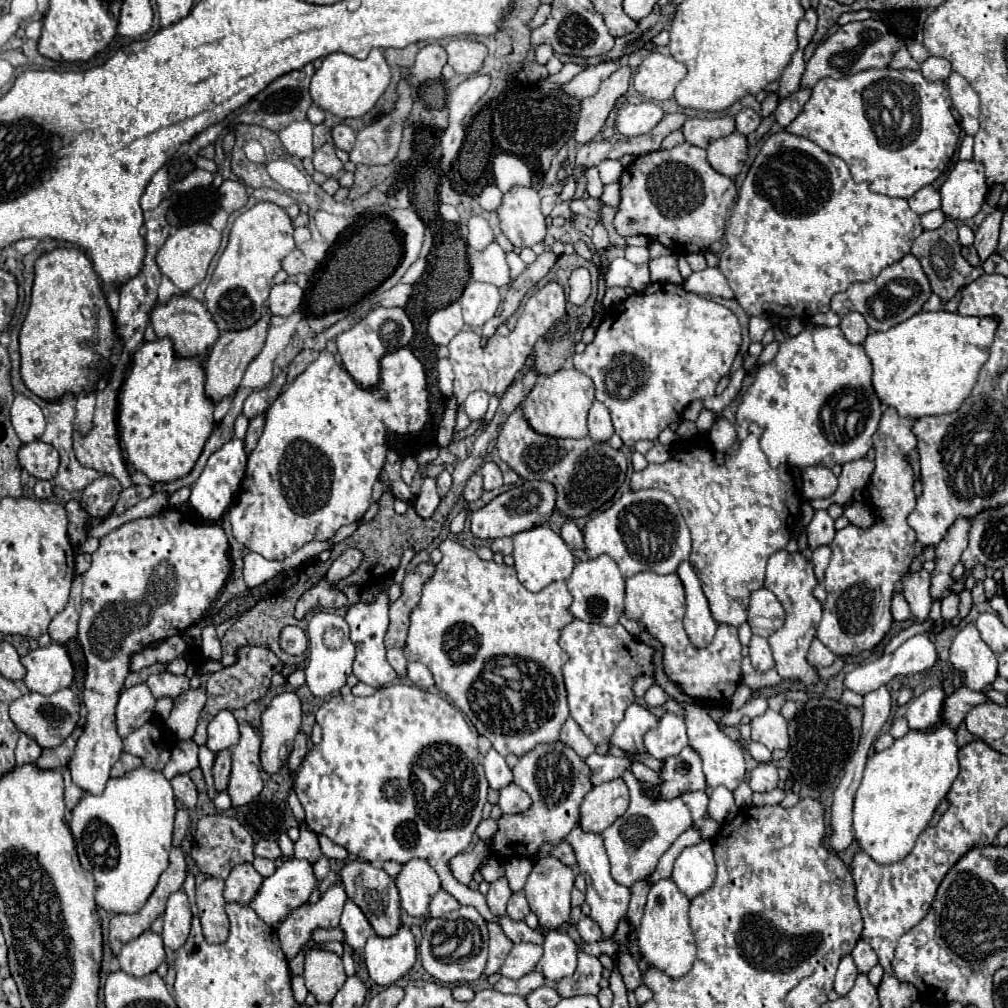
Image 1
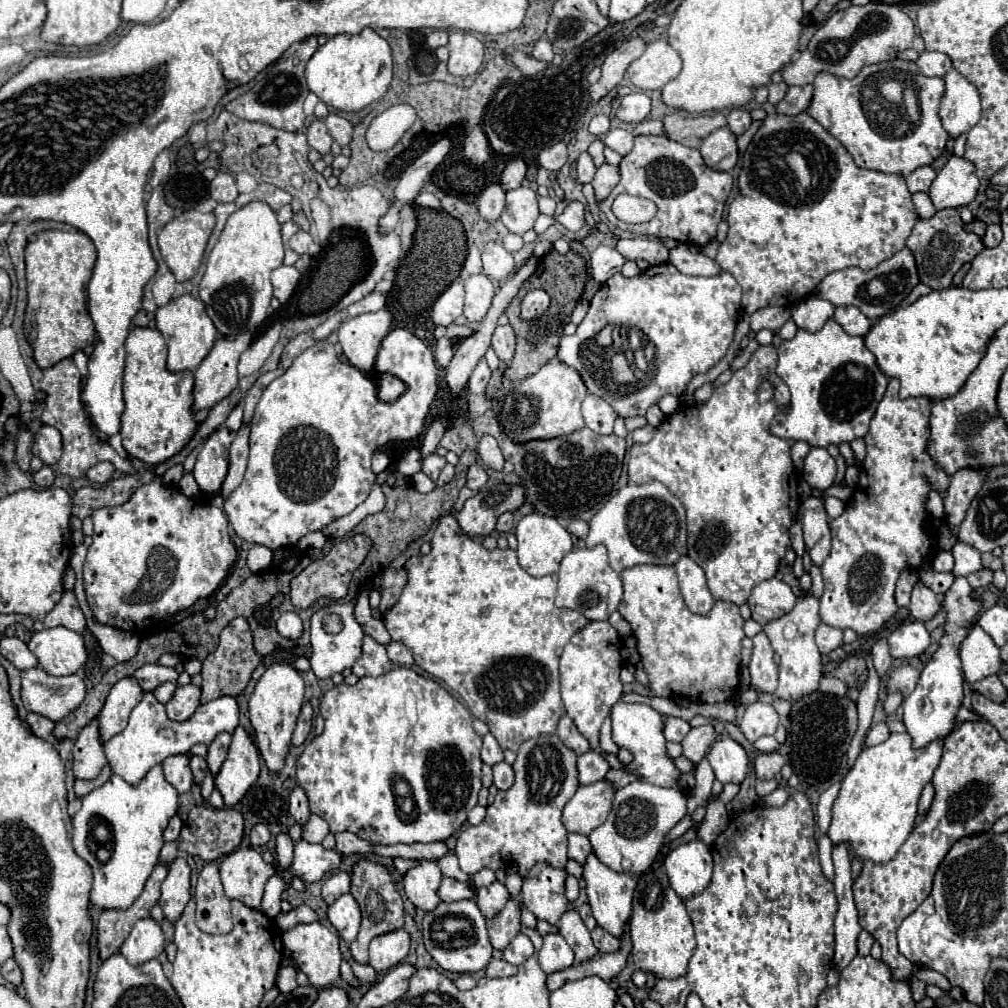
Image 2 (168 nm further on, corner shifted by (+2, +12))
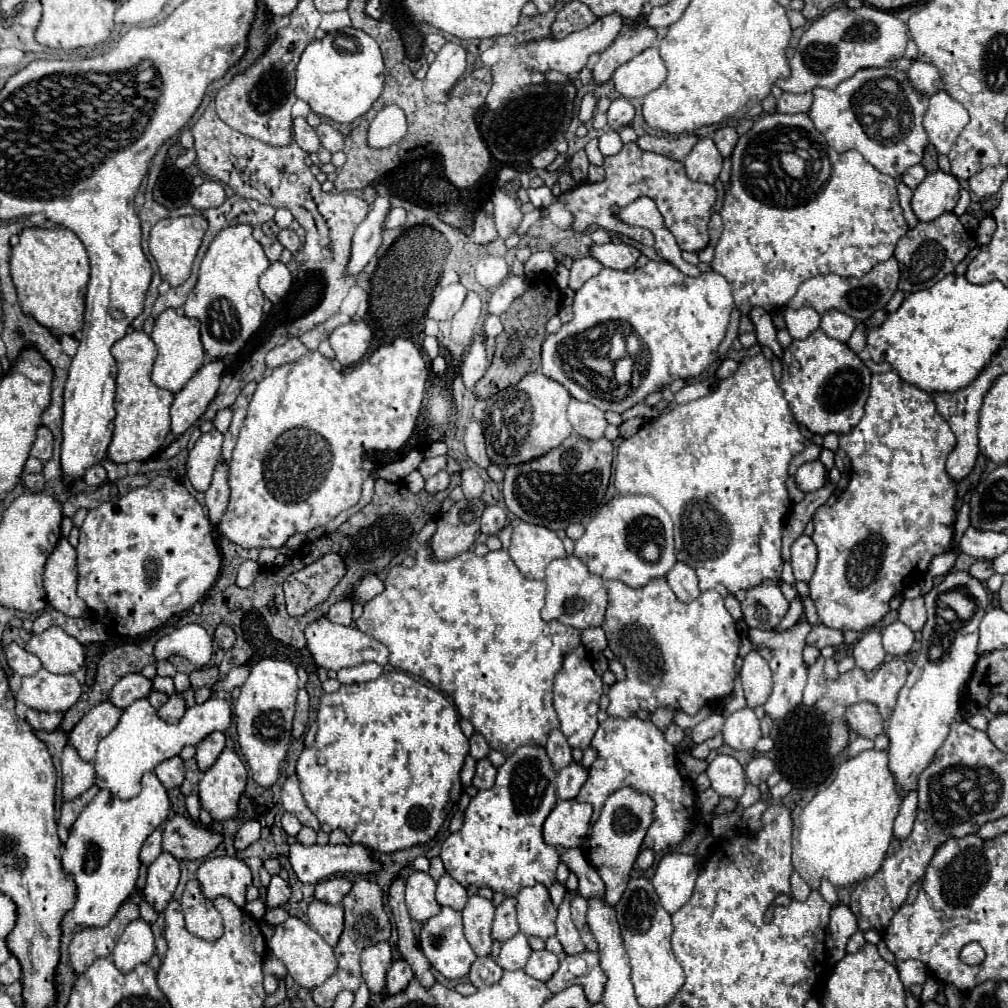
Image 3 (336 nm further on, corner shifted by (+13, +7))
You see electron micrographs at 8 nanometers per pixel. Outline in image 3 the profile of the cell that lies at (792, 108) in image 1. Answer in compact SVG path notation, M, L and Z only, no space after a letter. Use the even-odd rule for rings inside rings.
M782 93L776 103L776 113L806 113L812 105L812 93Z

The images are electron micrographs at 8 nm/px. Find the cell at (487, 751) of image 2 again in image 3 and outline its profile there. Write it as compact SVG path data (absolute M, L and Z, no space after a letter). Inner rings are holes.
M474 733L470 739L470 757L480 761L480 759L486 759L488 753L490 753L490 747L488 747L486 739L480 733Z

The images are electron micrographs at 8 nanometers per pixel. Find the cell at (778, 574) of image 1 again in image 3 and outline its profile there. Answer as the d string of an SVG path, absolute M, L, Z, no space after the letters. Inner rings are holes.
M800 621L796 625L792 625L790 629L786 631L774 631L774 629L768 629L768 631L762 631L762 629L750 629L748 637L752 641L754 647L768 647L772 651L772 659L770 659L770 669L772 669L772 679L774 679L774 689L768 697L768 701L764 703L764 709L766 713L778 721L778 719L784 719L786 713L790 709L794 709L800 701L802 701L802 691L806 687L806 663L802 659L802 649L806 645L806 637L810 633L812 625L808 621Z

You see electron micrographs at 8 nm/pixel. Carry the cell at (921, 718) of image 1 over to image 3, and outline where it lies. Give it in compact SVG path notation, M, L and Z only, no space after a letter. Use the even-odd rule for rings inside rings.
M952 571L946 575L946 579L934 587L926 599L926 611L928 621L922 629L922 649L920 655L908 673L908 681L902 687L896 709L888 723L888 737L890 737L890 749L888 749L888 767L896 777L898 791L904 795L912 789L916 789L918 775L928 767L934 753L940 749L944 739L948 737L950 725L954 723L958 711L960 711L960 685L964 685L974 669L974 663L978 661L976 645L978 645L978 623L984 617L984 613L976 613L968 621L944 621L936 617L936 599L940 593L948 593L954 589L966 591L974 601L976 609L988 607L988 593L986 587L970 577L966 571Z

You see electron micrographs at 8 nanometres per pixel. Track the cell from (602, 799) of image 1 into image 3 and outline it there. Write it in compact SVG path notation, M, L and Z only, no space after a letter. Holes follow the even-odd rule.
M576 799L558 801L544 821L544 841L552 847L582 847L590 831L592 805Z

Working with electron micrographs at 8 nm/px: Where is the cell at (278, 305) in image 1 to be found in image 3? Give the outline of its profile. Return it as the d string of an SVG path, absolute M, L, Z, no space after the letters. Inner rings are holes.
M274 261L260 277L260 289L272 303L278 303L288 293L290 285L292 285L292 275L288 267L280 261Z

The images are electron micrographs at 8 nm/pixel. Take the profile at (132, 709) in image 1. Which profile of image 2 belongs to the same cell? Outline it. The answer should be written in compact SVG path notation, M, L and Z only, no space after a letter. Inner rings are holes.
M123 678L111 688L105 706L97 716L101 742L107 742L111 736L119 734L127 726L127 716L131 714L131 708L139 704L141 698L143 690L139 688L135 678Z

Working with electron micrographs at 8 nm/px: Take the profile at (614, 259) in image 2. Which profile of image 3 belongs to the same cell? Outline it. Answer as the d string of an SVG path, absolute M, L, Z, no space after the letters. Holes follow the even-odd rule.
M594 257L574 259L574 265L570 269L570 289L578 291L588 279L598 275L602 269L604 269L604 265L600 265L600 261L596 261Z

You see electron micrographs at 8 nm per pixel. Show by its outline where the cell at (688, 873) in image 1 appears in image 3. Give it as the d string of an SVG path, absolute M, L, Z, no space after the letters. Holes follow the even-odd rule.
M668 853L660 859L652 885L668 913L676 913L692 897L700 873L700 857L684 853Z

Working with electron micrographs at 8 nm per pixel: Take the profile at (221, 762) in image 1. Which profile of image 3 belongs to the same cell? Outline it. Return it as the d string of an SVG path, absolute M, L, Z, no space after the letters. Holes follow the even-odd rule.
M218 731L210 733L206 739L202 739L196 745L196 761L198 761L200 771L208 771L214 765L214 761L222 753L224 745L226 745L226 737L224 737L224 733L218 733Z

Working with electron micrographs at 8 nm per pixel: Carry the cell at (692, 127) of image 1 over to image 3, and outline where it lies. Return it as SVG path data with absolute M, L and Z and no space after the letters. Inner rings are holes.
M682 133L682 135L662 135L662 137L642 135L638 139L638 145L644 151L656 151L656 153L662 153L662 155L666 155L670 159L684 161L686 155L692 151L692 147L696 145L698 139L700 139L698 135L690 135L690 133Z

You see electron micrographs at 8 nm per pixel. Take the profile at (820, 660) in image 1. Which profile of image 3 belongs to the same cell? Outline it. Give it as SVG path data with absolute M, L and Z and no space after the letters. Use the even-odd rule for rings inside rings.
M814 625L810 635L808 635L808 645L824 649L824 647L836 647L842 643L842 631L838 629L828 629L824 625Z

